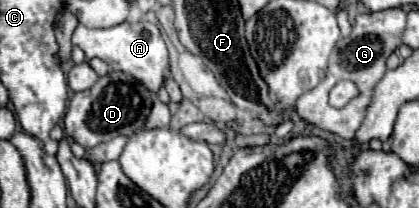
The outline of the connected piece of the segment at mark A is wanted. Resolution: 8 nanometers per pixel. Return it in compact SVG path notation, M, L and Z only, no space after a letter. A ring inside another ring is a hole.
M122 22L112 28L86 28L82 24L76 26L72 34L72 44L80 46L86 54L86 58L100 58L110 68L122 70L134 78L138 78L144 86L150 86L150 90L158 92L164 80L164 70L168 68L168 50L160 36L160 30L156 24L150 22Z

